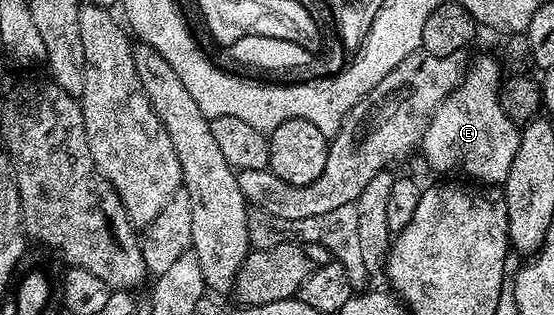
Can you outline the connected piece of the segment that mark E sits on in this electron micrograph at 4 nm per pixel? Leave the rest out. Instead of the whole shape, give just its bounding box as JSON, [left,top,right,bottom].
[422,56,520,187]

